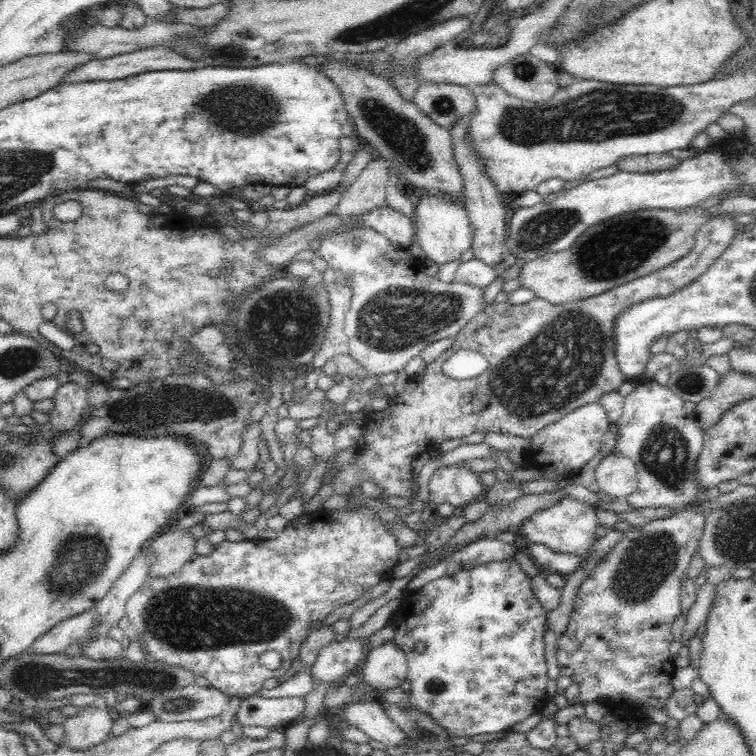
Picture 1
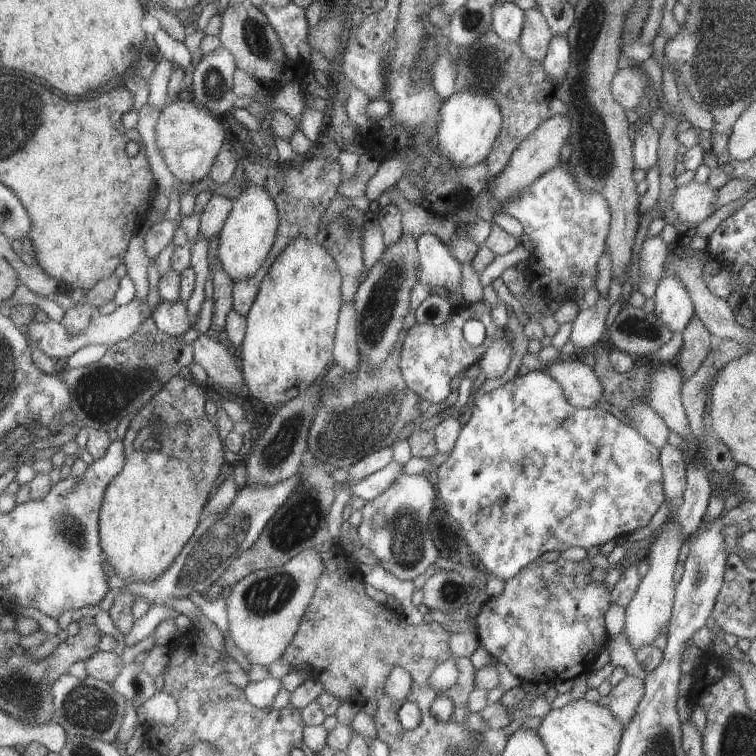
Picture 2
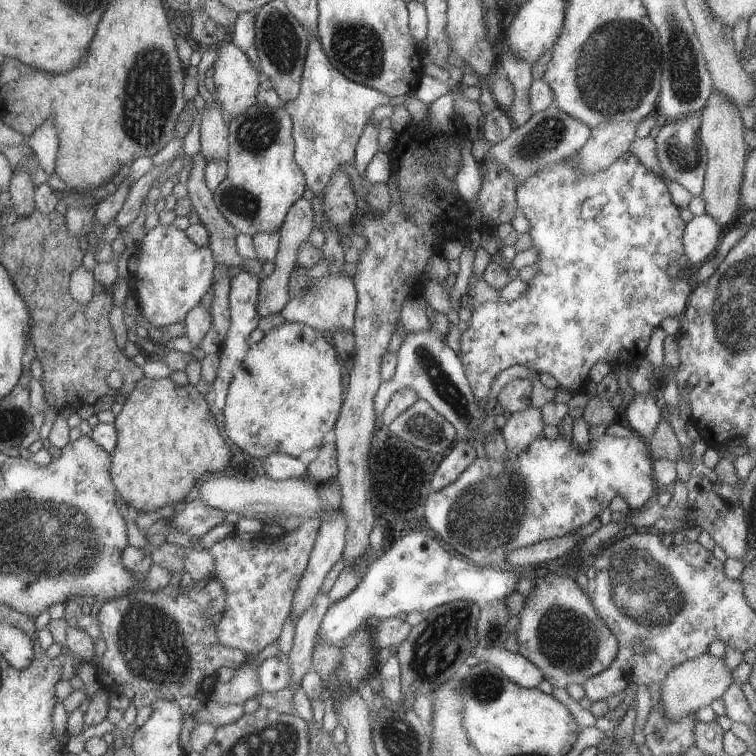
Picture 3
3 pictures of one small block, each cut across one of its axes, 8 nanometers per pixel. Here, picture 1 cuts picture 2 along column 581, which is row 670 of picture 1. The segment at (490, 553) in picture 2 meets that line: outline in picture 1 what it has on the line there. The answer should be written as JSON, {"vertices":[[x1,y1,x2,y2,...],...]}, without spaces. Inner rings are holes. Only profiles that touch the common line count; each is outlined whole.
{"vertices":[[514,558,461,569,455,574,436,578,428,582,428,584,417,588,415,591,409,592,395,610,393,626,396,629,396,638,394,638,394,641,407,656,406,677,411,684,409,693,410,703,414,707,432,715,440,725,446,727,448,732,454,735,454,739,458,738,463,741,469,736,475,739,502,736,514,729,517,725,528,725,540,715,547,697,546,682,548,682,549,677,543,641,544,631,548,629,547,615,548,612,540,606,540,603,531,593,531,579,516,564],[419,641,426,641,427,645,427,650,421,654,414,651,415,644]]}

